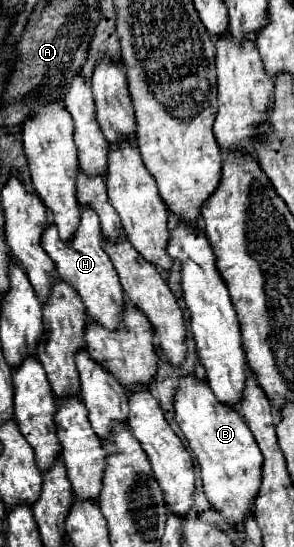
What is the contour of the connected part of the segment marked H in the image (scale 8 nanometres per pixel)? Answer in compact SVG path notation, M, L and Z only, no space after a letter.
M89 207L81 209L81 225L77 229L77 235L71 239L71 243L65 243L59 239L55 225L47 225L41 241L43 241L43 249L55 261L59 277L65 283L69 283L79 293L79 297L83 299L83 303L87 307L87 315L109 331L117 329L121 319L123 319L125 299L123 299L123 289L121 289L117 271L113 267L113 261L109 259L109 255L103 249L97 213L93 213Z

